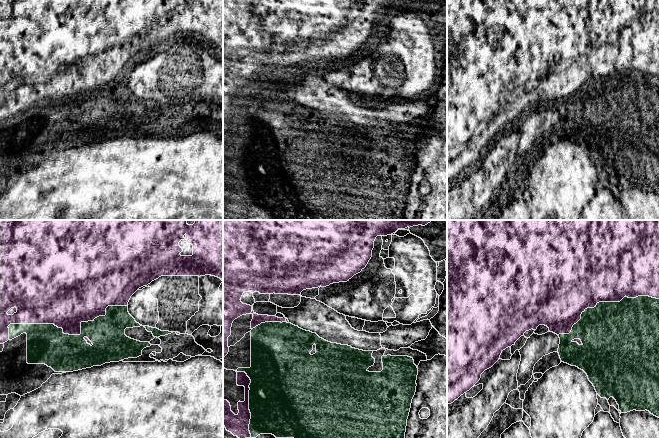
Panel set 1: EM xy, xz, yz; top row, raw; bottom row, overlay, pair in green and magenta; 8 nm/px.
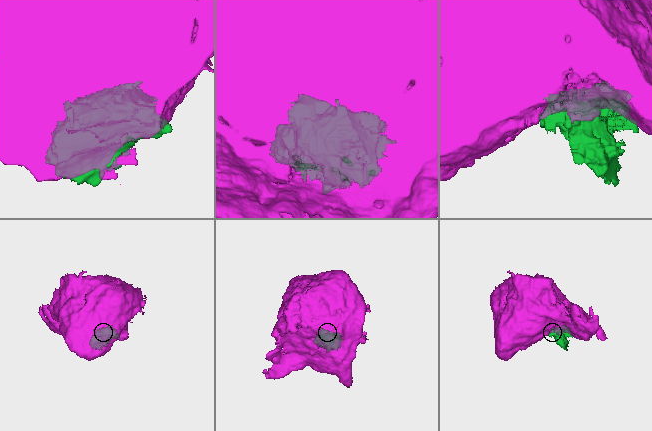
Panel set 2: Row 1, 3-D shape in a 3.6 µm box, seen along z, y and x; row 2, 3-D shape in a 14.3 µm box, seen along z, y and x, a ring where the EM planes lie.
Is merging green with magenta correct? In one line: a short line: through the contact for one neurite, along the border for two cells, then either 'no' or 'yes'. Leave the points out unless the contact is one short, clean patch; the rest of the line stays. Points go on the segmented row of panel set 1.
no

